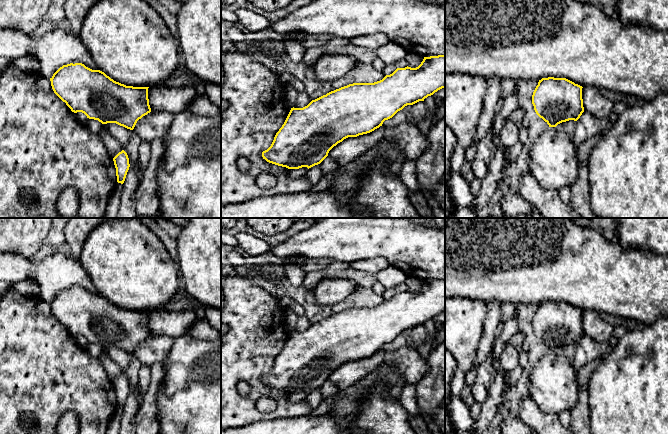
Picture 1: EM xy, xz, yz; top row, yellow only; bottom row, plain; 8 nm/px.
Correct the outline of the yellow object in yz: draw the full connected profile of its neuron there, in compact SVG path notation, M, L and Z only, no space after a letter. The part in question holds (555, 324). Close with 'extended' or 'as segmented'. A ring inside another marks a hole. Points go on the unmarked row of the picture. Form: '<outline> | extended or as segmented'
M542 302L532 319L536 338L549 351L569 344L577 345L584 336L582 312L566 302Z | as segmented

